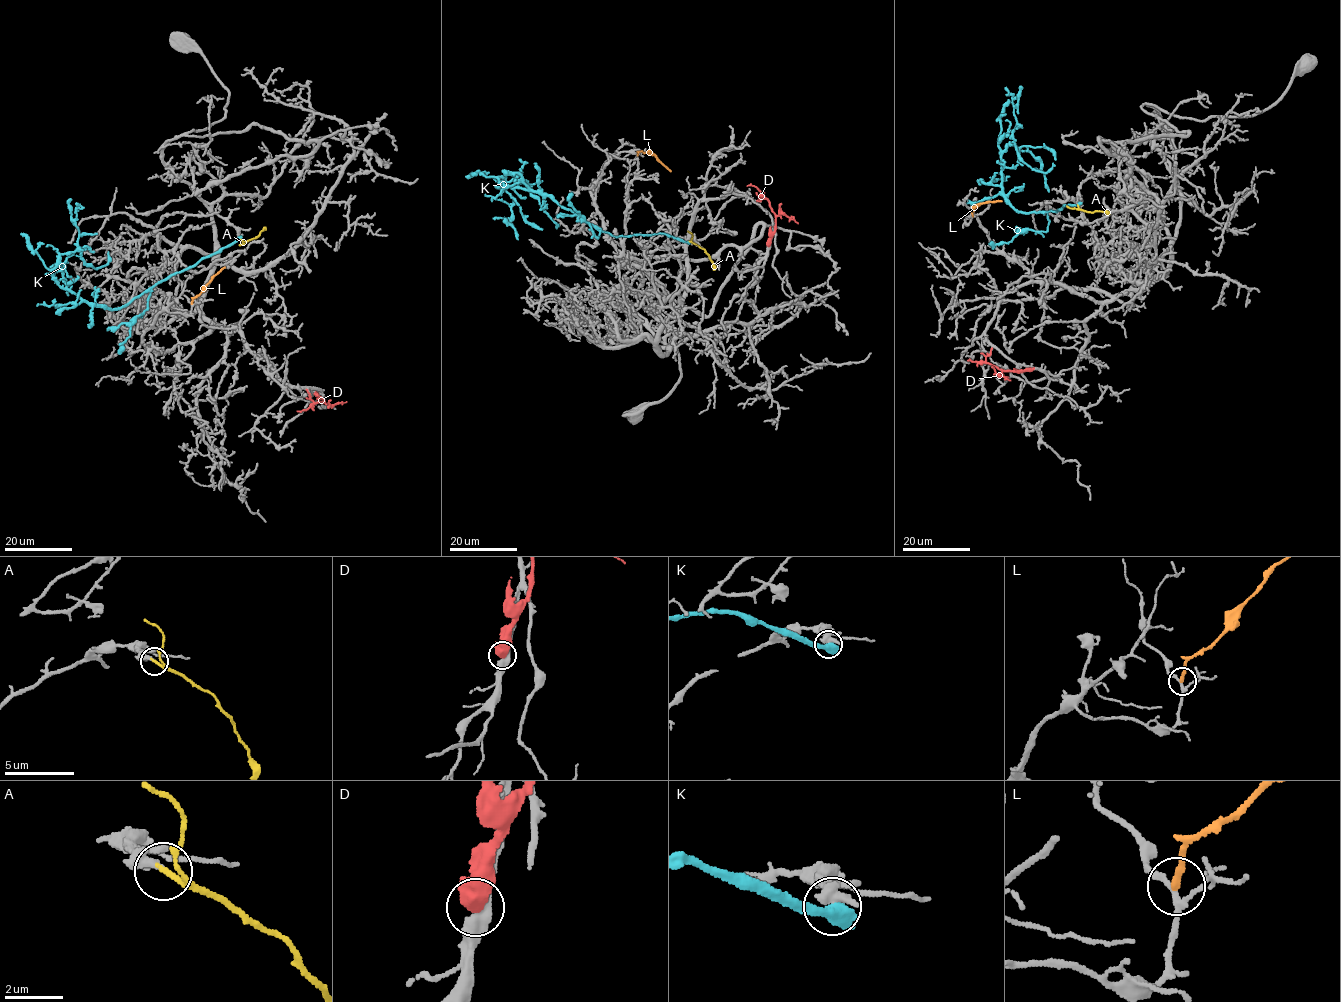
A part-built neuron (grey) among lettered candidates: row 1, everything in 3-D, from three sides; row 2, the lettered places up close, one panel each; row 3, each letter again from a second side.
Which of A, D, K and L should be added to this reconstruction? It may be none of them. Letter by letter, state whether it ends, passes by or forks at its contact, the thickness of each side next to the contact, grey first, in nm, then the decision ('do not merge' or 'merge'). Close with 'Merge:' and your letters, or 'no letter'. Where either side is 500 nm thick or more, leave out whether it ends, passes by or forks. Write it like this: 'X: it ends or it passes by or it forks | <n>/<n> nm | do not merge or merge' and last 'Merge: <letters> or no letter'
A: it ends | 260/190 nm | merge
D: 360/550 nm | do not merge
K: 480/600 nm | do not merge
L: it ends | 170/220 nm | do not merge
Merge: A

